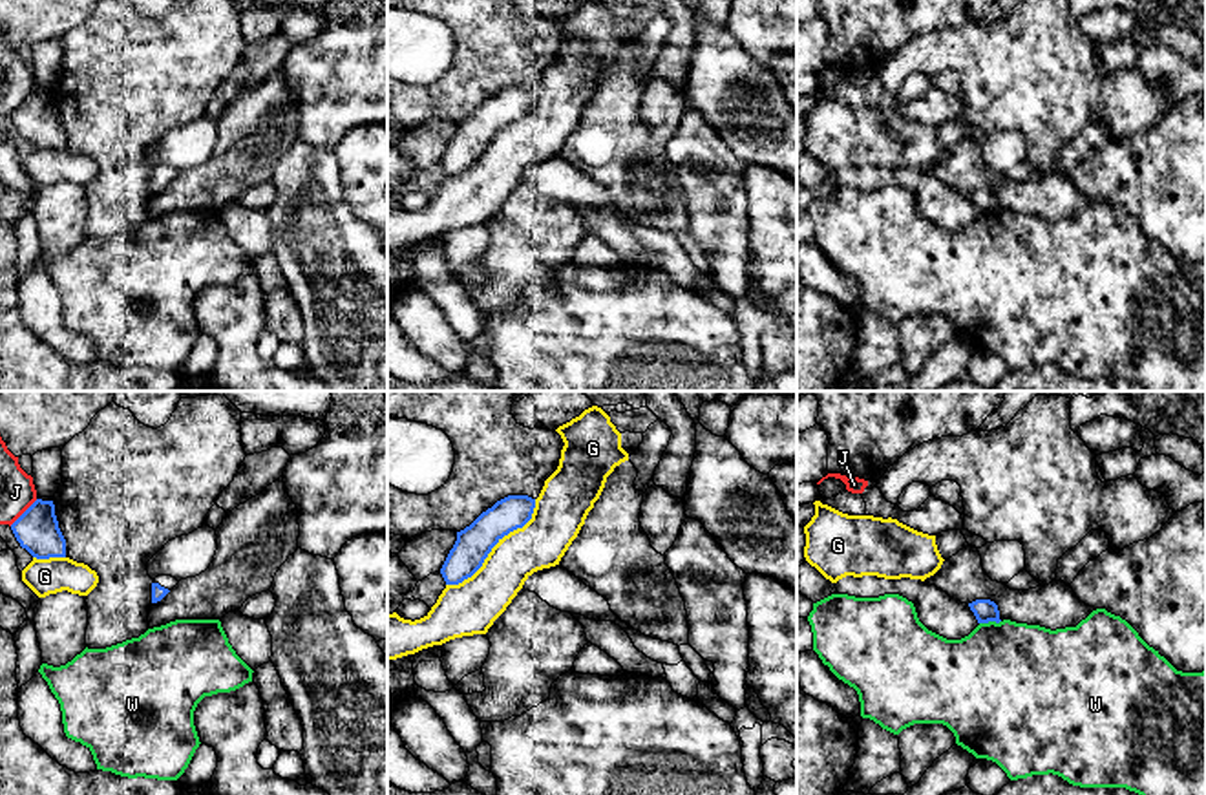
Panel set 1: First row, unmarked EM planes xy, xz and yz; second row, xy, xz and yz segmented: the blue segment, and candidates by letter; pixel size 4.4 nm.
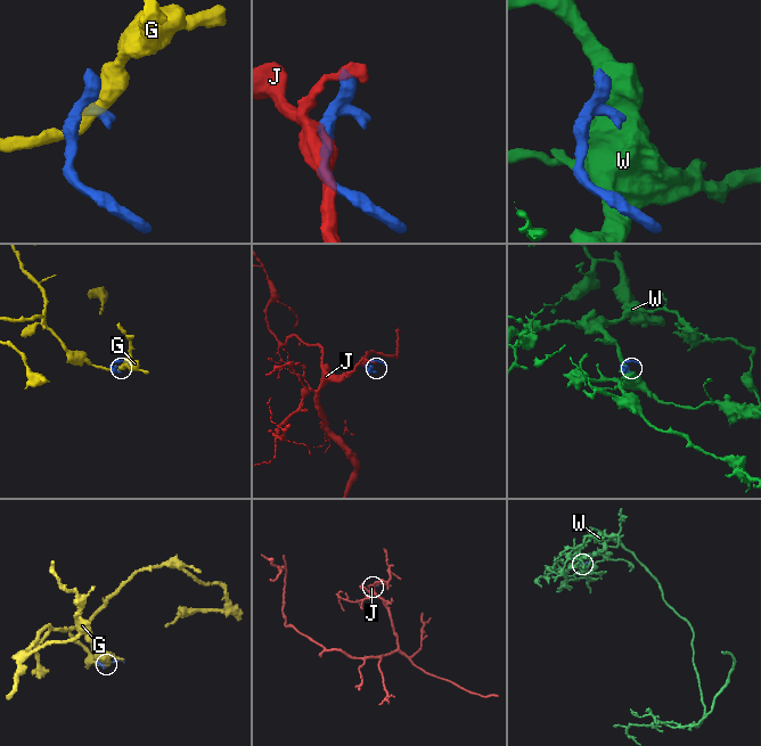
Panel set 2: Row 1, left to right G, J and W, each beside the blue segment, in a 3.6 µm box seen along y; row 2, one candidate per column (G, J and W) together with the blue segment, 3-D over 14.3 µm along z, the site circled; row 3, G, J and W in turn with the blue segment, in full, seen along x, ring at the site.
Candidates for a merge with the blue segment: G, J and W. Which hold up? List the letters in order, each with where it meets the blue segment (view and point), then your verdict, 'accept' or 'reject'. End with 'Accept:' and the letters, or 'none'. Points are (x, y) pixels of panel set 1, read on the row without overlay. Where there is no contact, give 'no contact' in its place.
G: xz (494, 136) | reject
J: xy (24, 103) | reject
W: yz (989, 211) | reject
Accept: none

